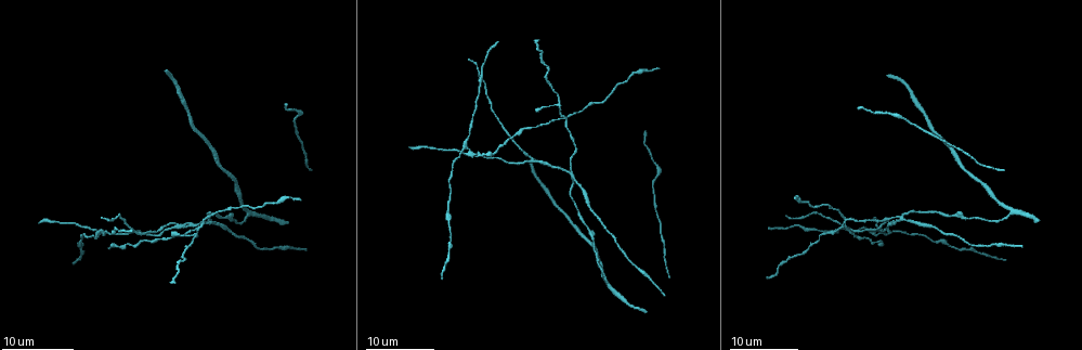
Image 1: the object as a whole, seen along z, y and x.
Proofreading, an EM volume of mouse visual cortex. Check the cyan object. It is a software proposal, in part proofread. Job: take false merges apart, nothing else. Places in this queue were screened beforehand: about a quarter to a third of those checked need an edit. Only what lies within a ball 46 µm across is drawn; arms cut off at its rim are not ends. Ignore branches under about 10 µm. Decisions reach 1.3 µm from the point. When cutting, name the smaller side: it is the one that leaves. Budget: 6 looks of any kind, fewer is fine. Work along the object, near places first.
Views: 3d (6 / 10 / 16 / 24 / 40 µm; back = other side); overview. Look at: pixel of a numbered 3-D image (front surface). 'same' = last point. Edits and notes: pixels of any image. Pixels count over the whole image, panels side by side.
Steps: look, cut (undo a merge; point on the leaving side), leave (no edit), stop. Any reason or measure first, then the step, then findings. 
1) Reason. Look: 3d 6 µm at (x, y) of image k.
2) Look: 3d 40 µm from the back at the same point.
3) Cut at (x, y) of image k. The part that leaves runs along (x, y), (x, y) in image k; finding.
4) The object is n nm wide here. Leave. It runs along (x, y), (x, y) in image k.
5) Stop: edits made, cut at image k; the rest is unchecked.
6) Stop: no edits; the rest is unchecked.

Four or more arms meet. Look: 3d 24 µm at (246, 211) of image 1.

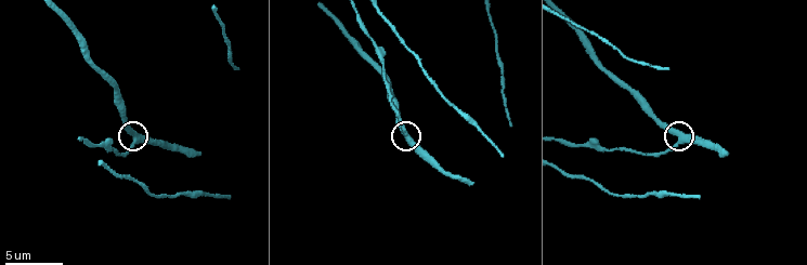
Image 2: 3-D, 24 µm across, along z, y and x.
Look: 3d 6 µm at (134, 132) of image 2.

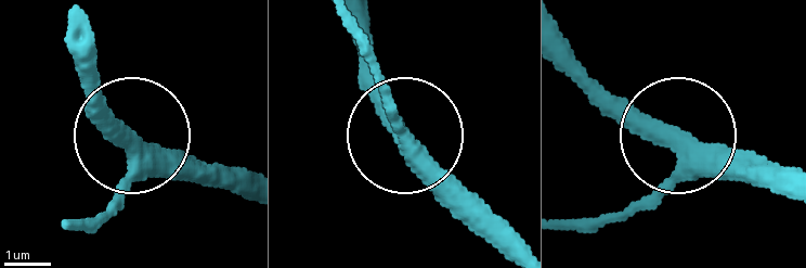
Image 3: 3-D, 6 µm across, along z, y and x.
The side arm is 32 µm long. Leave. It runs along (570, 217), (628, 209), (675, 158), (663, 131), (597, 81) in image 3; all the same cell.

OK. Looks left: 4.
Three arms meet. Look: 3d 16 µm at (844, 217) of image 1.

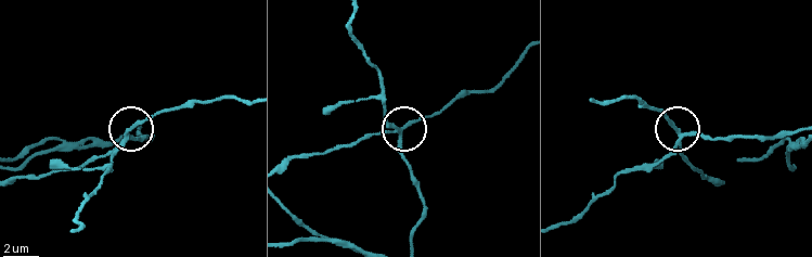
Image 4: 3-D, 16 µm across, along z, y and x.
Look: 3d 10 µm at (401, 127) of image 4.

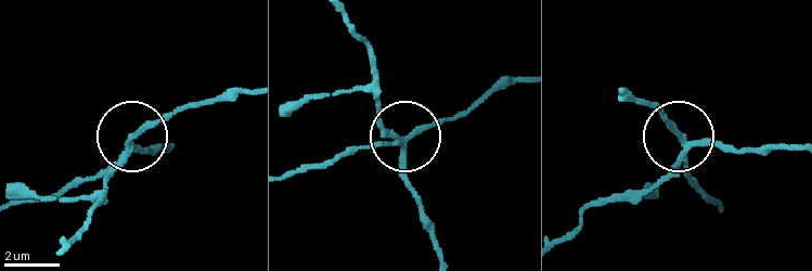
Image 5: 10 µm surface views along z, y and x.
Look: 3d 10 µm from the back at (405, 140) of image 5.

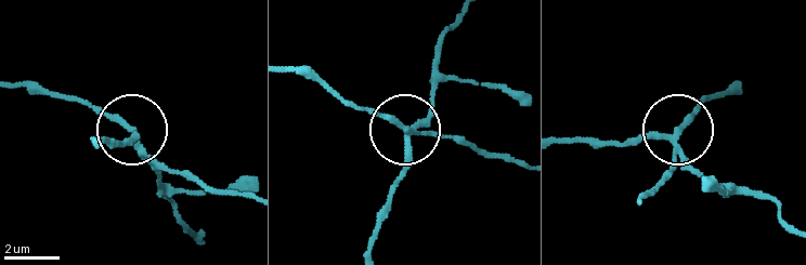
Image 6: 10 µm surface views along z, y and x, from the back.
Cut at (170, 170) of image 6. The part that leaves runs along (138, 144), (77, 101), (14, 84) in image 6; a second cell is stuck on.

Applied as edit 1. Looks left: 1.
Stop: edits made, cut at image 6; the rest is unchecked.

